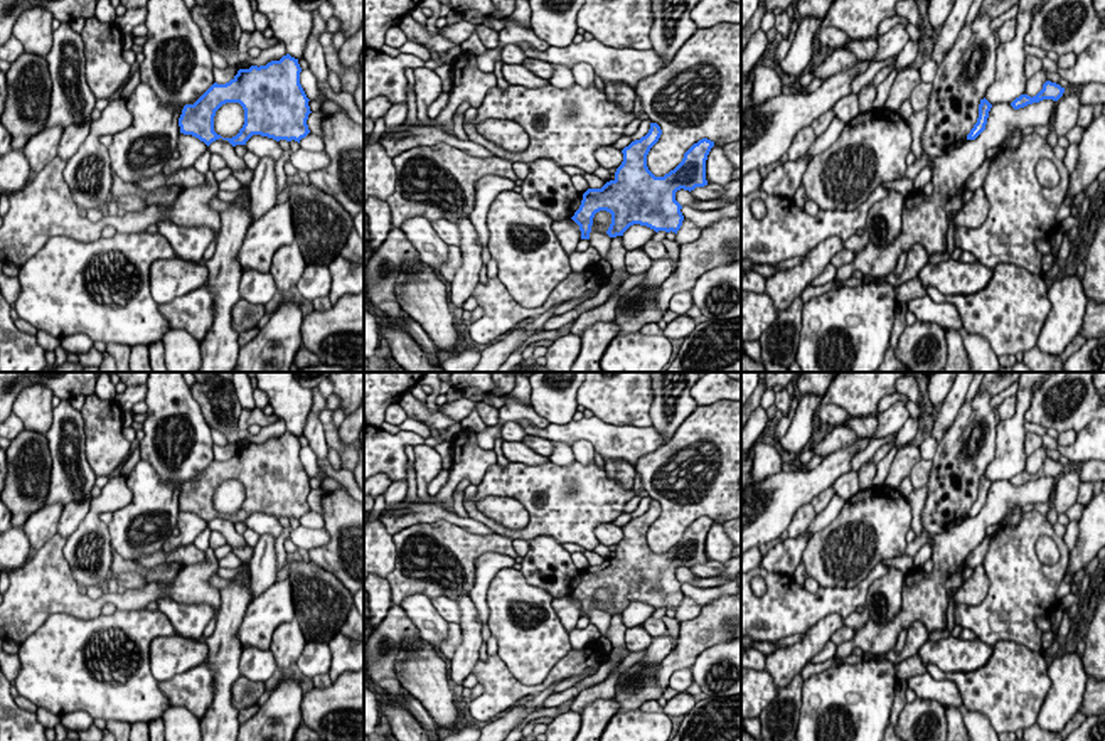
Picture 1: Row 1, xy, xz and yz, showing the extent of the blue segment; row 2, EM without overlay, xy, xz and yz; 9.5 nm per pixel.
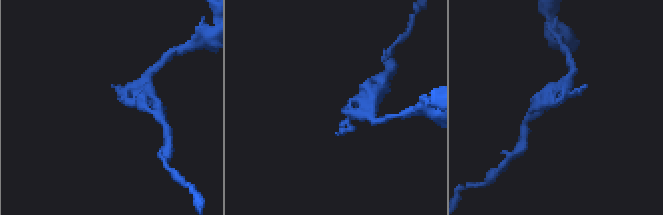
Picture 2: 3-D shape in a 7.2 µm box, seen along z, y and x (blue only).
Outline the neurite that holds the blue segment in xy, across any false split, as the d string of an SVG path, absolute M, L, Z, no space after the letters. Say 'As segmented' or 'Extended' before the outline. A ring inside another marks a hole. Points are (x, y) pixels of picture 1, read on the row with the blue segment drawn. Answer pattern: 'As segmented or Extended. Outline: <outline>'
As segmented. Outline: M290 54L266 66L239 69L229 83L214 83L194 104L184 106L179 118L180 133L209 147L222 138L214 131L216 111L226 103L239 103L244 125L236 136L222 140L236 147L246 145L253 135L261 135L300 143L310 133L307 120L312 113L300 72L298 59Z

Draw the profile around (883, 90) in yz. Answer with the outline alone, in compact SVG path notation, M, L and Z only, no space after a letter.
M891 71L883 83L876 88L876 98L873 103L873 109L886 108L886 99L889 96L889 89L896 79L898 71Z

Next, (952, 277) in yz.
M948 258L938 264L926 263L918 276L923 288L937 288L943 295L972 295L982 291L992 278L992 268L974 263L962 263Z

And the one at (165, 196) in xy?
M177 185L172 187L160 187L157 190L147 192L147 205L157 204L162 207L170 207L180 195L182 189Z

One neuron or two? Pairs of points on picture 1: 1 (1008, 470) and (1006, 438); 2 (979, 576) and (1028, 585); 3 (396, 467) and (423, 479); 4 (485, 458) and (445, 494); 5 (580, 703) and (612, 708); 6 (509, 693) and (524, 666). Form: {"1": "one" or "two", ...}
{"1": "one", "2": "two", "3": "two", "4": "one", "5": "two", "6": "two"}

